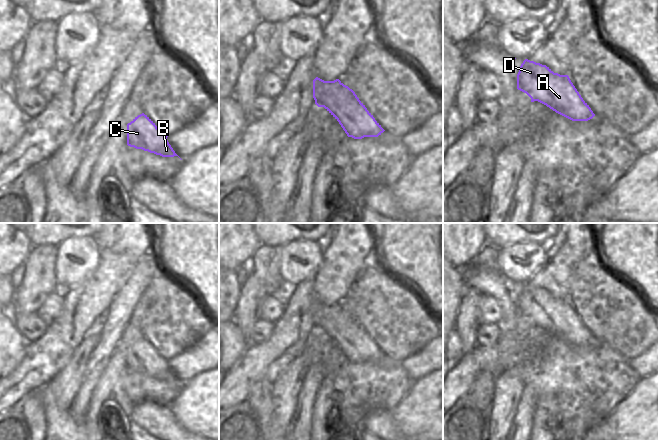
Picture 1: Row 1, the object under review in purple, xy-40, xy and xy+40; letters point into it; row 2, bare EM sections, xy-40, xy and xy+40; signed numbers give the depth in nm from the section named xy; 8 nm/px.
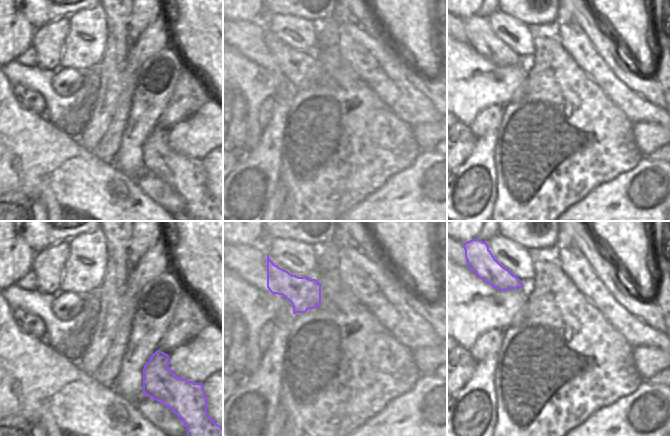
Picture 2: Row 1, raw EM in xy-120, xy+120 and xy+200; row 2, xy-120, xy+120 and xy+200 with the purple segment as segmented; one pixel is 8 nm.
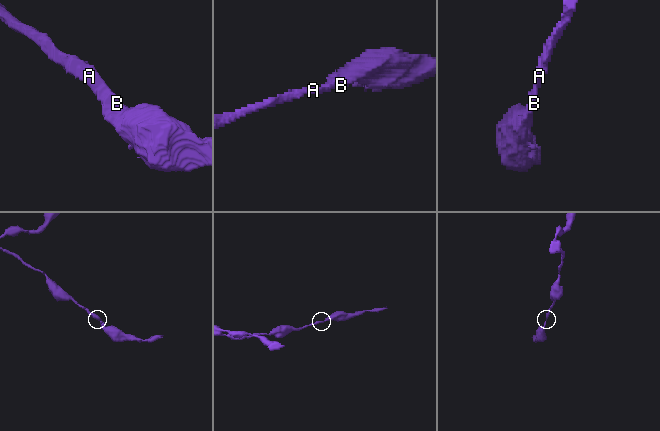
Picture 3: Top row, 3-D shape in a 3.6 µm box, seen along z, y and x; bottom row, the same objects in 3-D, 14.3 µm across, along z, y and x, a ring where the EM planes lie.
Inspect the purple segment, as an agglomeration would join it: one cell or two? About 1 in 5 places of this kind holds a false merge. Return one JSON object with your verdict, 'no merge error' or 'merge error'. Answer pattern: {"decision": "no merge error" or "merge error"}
{"decision": "no merge error"}

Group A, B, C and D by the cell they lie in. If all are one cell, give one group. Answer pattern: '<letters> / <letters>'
A B C D

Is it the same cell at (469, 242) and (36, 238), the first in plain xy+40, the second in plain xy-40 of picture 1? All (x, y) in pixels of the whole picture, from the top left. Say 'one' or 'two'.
two

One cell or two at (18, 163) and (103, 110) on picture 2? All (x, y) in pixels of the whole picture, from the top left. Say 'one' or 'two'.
two

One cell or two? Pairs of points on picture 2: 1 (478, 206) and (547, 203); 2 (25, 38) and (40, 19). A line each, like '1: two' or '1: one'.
1: two
2: two

